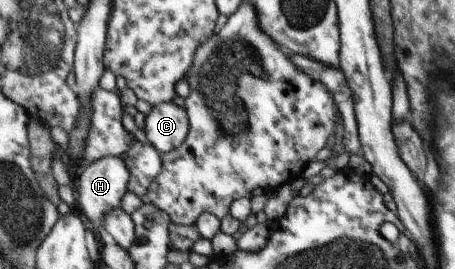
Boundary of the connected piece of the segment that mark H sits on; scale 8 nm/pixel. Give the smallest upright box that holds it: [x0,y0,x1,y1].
[74,156,130,253]

